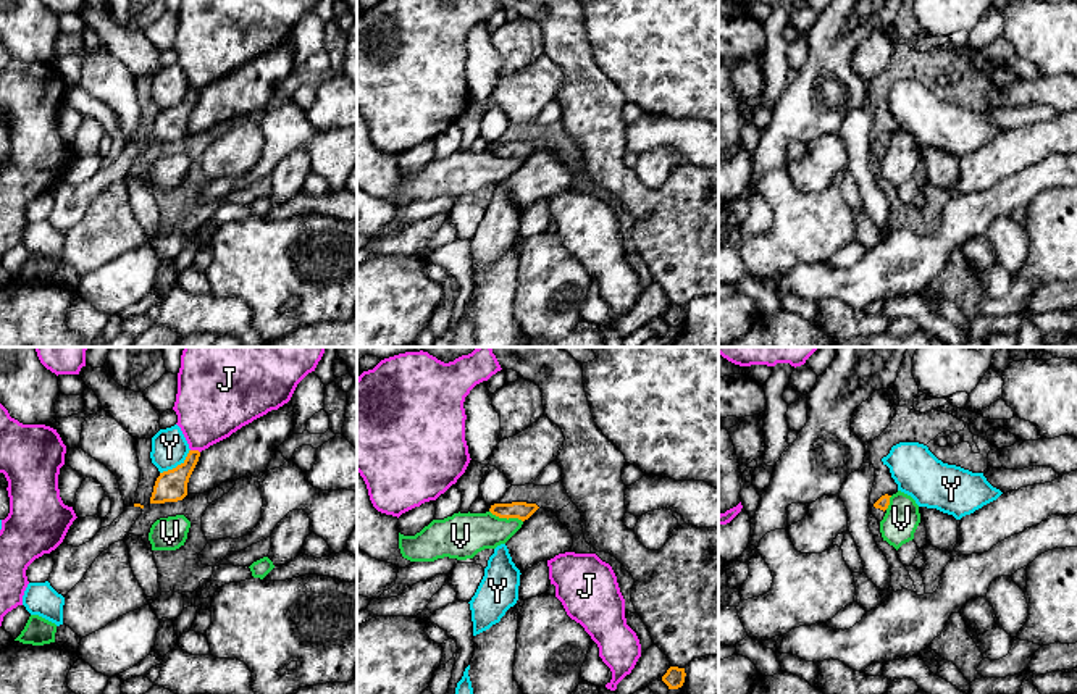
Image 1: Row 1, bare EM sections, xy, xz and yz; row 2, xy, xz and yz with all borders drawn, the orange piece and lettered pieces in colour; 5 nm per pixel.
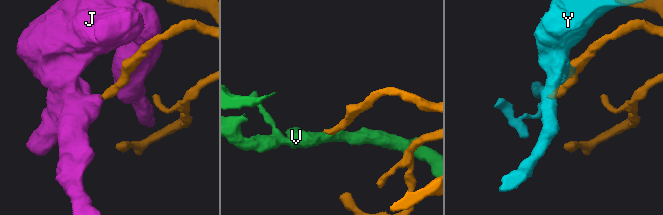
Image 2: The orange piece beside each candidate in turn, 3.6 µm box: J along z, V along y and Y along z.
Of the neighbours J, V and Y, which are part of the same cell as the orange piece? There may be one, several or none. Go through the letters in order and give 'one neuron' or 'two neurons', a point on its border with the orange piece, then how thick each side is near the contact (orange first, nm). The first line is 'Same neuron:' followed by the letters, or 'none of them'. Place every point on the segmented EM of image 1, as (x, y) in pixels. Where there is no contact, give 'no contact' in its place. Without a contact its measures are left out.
Same neuron: none of them
J: two neurons; meets orange in xy at (196, 451); 160 nm thick on the orange side, 360 nm on the other
V: two neurons; meets orange in xz at (506, 517); 90 nm thick on the orange side, 220 nm on the other
Y: two neurons; meets orange in xy at (178, 465); 160 nm thick on the orange side, 180 nm on the other

